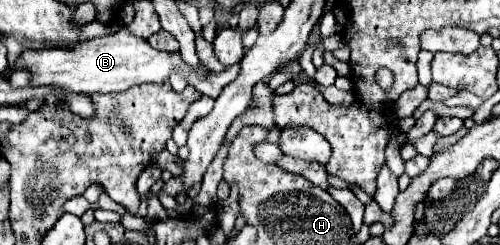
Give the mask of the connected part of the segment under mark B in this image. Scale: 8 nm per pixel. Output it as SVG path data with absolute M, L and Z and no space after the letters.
M121 28L111 36L79 42L73 50L65 50L65 48L25 50L19 58L19 64L31 72L31 82L37 86L53 84L53 86L63 86L73 92L85 92L85 94L123 92L135 84L145 84L145 82L163 84L169 80L171 70L177 68L183 72L189 86L195 86L195 90L211 96L214 100L239 74L239 64L235 64L235 66L227 66L223 72L205 72L205 76L199 76L199 68L187 66L179 52L159 52L151 48L147 40L133 36L127 28Z

